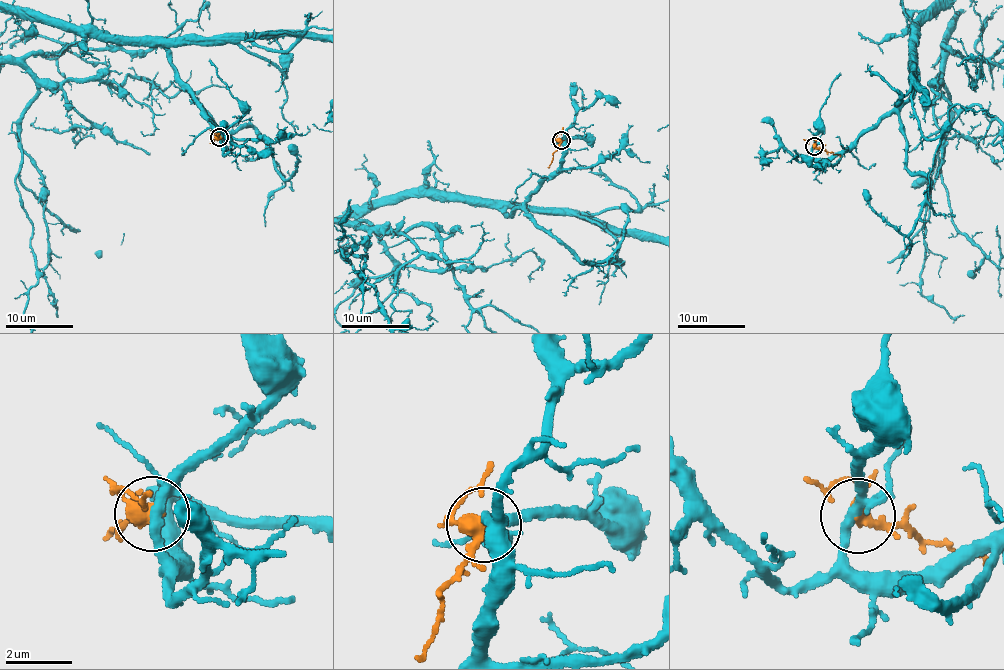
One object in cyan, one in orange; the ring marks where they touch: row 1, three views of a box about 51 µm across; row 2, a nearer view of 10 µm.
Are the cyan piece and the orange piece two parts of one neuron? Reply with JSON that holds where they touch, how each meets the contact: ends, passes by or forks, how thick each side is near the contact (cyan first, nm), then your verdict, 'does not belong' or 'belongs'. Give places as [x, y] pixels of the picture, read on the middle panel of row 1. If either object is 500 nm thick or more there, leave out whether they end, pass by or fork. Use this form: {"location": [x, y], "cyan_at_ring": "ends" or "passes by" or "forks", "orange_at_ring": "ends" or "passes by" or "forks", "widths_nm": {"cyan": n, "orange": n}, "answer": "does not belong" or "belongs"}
{"location": [561, 140], "cyan_at_ring": "forks", "orange_at_ring": "passes by", "widths_nm": {"cyan": 240, "orange": 400}, "answer": "does not belong"}

